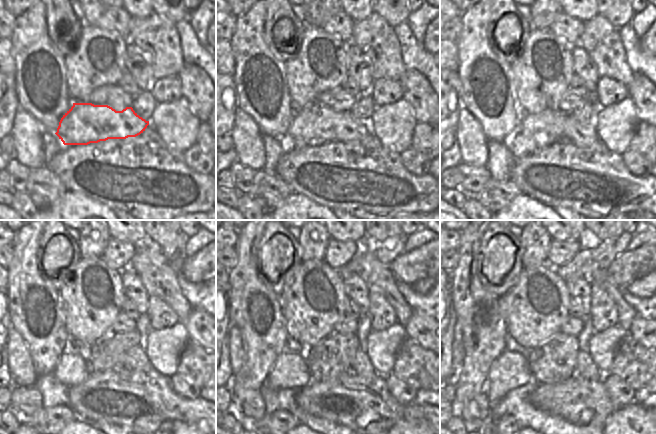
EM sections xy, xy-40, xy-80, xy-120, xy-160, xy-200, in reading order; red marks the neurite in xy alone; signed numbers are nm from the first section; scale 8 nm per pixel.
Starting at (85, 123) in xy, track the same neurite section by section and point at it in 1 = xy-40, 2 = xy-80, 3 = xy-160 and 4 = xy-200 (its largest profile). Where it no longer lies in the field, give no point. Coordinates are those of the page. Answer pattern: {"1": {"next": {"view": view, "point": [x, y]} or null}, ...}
{"1": {"next": {"view": "xy-40", "point": [316, 124]}}, "2": {"next": {"view": "xy-80", "point": [550, 126]}}, "3": {"next": {"view": "xy-160", "point": [362, 366]}}, "4": {"next": {"view": "xy-200", "point": [586, 367]}}}

